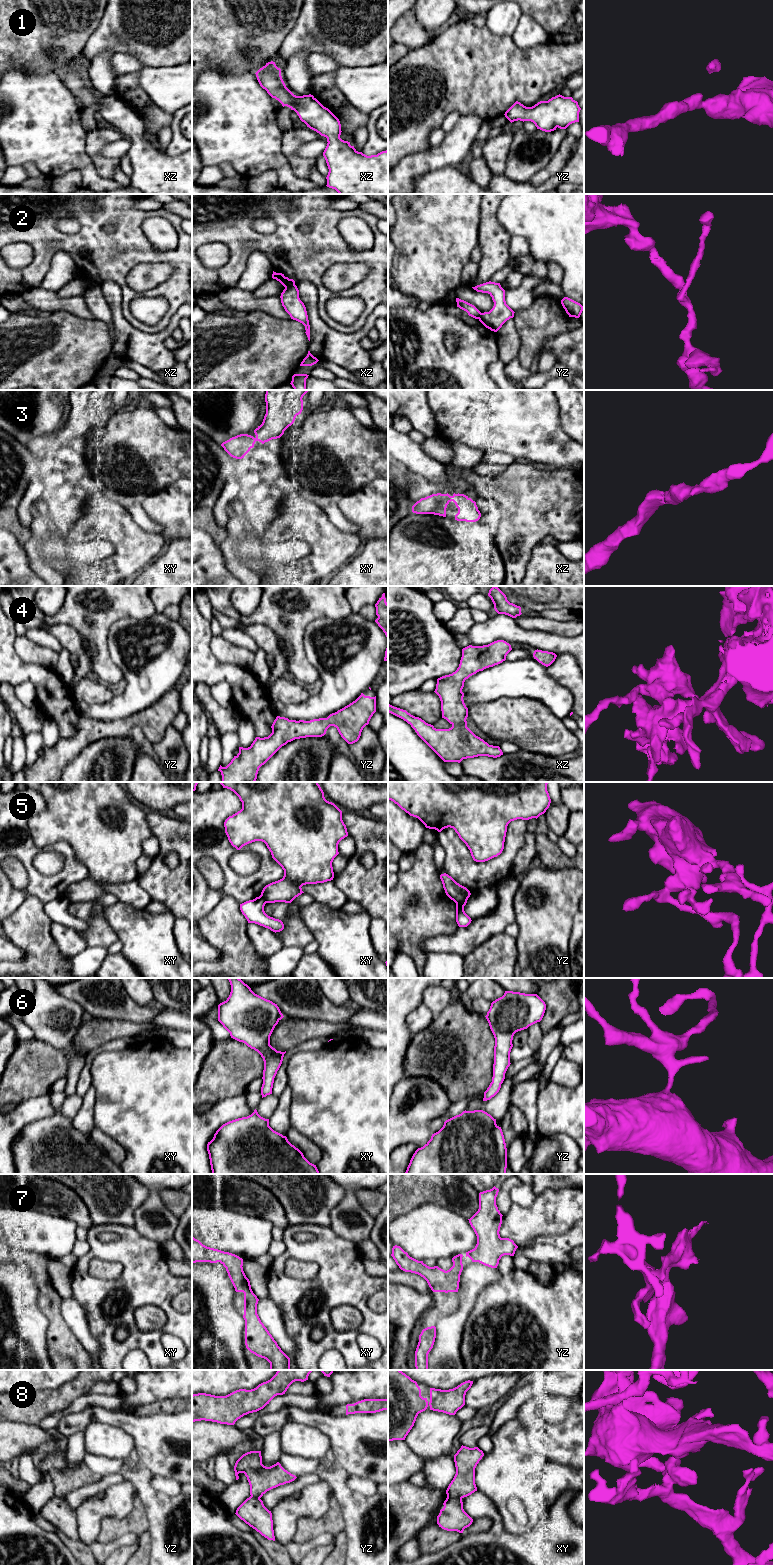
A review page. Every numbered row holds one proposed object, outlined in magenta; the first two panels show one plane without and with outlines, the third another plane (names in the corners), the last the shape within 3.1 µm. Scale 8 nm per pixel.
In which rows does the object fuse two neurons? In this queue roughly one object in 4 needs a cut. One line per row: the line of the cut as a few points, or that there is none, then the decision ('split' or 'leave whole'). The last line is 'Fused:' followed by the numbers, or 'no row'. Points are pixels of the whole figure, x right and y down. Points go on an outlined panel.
1: cut none; leave whole
2: cut xz (294, 284), (285, 287); split
3: cut none; leave whole
4: cut none; leave whole
5: cut yz (466, 899), (456, 903); split
6: cut none; leave whole
7: cut none; leave whole
8: cut none; leave whole
Fused: 2, 5

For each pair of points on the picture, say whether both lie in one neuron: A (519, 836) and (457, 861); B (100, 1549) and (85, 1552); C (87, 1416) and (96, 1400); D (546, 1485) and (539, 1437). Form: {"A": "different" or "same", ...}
{"A": "same", "B": "different", "C": "different", "D": "different"}

